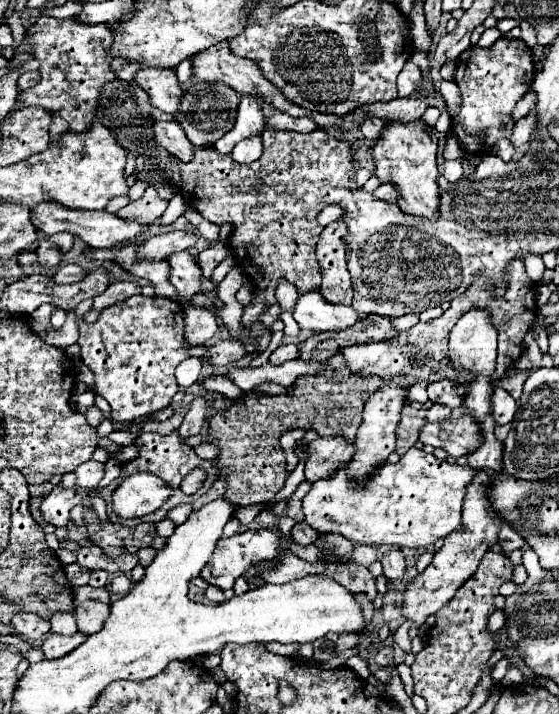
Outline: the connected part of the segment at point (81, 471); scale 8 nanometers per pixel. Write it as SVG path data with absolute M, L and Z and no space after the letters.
M90 460L90 462L84 462L82 466L78 466L74 470L74 474L76 474L76 484L78 486L96 488L98 482L102 480L102 476L104 476L104 464Z

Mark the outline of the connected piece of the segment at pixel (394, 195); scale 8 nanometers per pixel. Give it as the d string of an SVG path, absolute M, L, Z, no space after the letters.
M382 184L380 188L374 190L374 196L376 196L378 200L386 200L386 202L396 202L396 200L398 200L398 192L394 190L392 184Z

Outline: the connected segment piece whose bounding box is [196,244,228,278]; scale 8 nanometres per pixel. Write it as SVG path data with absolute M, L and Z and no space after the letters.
M222 244L198 252L196 260L198 260L198 266L200 266L204 278L210 278L210 276L212 276L212 270L226 258L226 252L228 252L228 250L226 250L226 246L222 246Z

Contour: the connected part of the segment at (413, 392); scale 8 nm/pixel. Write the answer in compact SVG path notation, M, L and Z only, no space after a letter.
M418 382L414 384L408 394L406 394L406 404L412 404L412 402L426 402L426 382Z

